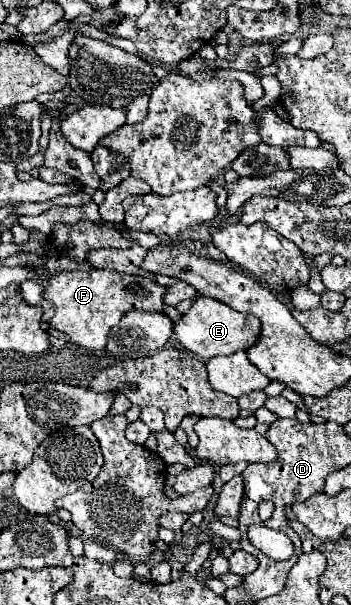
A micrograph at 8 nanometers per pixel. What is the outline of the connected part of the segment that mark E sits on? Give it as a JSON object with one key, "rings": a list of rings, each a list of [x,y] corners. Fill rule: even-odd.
{"rings":[[[196,298],[192,308],[182,316],[180,322],[174,324],[176,340],[190,352],[194,352],[202,360],[210,360],[220,354],[234,354],[236,350],[248,350],[260,338],[260,320],[248,314],[240,314],[224,302],[216,302],[216,298]]]}

